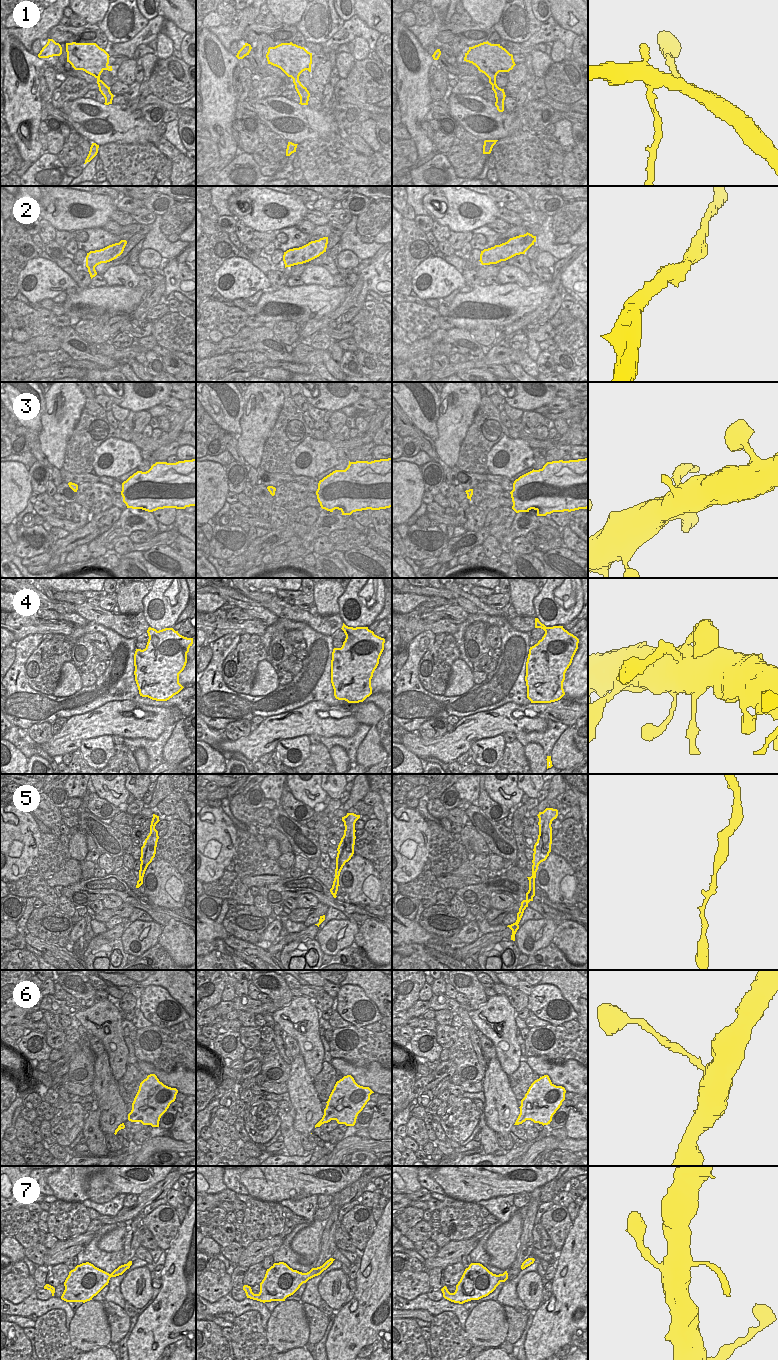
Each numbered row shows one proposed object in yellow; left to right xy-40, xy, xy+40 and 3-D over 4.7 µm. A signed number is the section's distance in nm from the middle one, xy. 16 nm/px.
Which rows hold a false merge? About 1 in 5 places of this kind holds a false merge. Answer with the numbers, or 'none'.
none

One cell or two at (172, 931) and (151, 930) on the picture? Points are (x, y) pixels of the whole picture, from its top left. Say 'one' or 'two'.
two

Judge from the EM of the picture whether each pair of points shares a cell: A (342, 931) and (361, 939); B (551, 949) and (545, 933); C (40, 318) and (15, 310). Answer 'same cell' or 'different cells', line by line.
A: different cells
B: different cells
C: same cell

